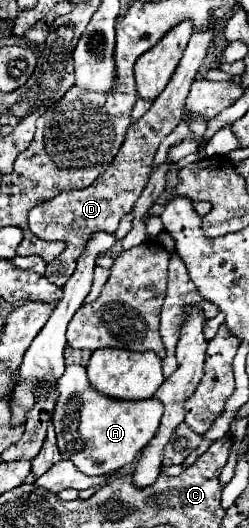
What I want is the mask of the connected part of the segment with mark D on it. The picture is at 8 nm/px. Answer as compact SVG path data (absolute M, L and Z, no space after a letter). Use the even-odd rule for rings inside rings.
M214 29L192 33L190 43L184 51L184 57L182 57L176 73L172 75L168 87L152 103L150 111L140 121L136 121L134 125L128 127L124 143L116 155L116 159L100 175L100 179L96 179L96 183L92 183L88 189L78 189L78 191L68 191L68 193L64 191L56 199L40 203L30 211L28 227L34 235L42 235L42 239L46 239L46 241L58 241L60 239L66 243L66 249L62 251L62 255L52 259L46 267L46 277L54 285L62 287L70 279L70 275L74 273L76 261L86 247L86 241L92 237L94 231L114 233L120 219L132 211L136 199L140 197L142 189L148 183L148 175L152 171L152 159L154 159L158 145L182 121L184 99L188 95L188 87L196 79L196 73L198 73L198 69L206 57L206 49L212 43L212 39L214 39Z

